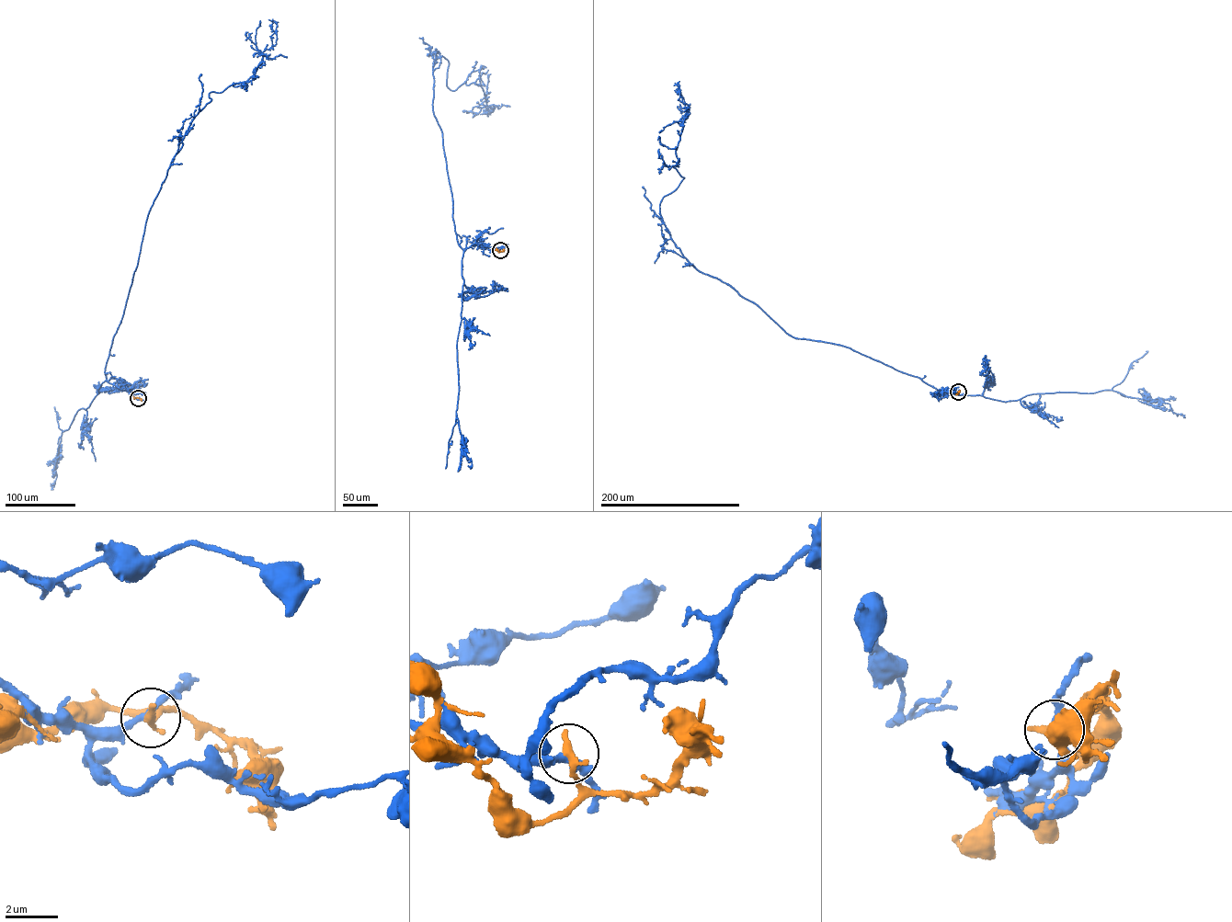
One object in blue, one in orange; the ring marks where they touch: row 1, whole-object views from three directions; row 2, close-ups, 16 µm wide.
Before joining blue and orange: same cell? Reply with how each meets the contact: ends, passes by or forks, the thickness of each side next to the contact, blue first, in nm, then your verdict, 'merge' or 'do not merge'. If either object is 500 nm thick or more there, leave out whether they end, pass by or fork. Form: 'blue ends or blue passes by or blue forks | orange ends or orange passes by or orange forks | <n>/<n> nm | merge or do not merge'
blue passes by | orange ends | 220/360 nm | do not merge

